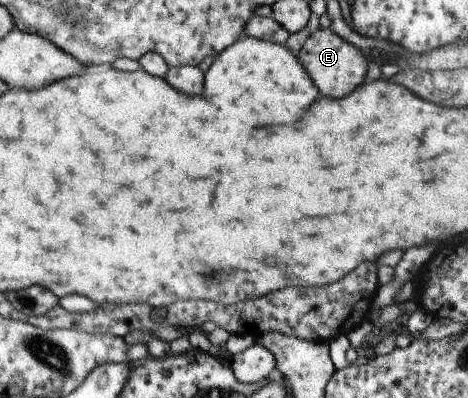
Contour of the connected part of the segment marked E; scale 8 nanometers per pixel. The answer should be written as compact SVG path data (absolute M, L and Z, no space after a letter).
M318 27L314 31L307 31L307 33L307 39L295 53L295 56L321 95L331 97L331 99L339 99L339 97L345 97L347 93L351 93L351 89L363 84L362 81L367 70L367 59L360 50L341 40L329 28L321 29Z

